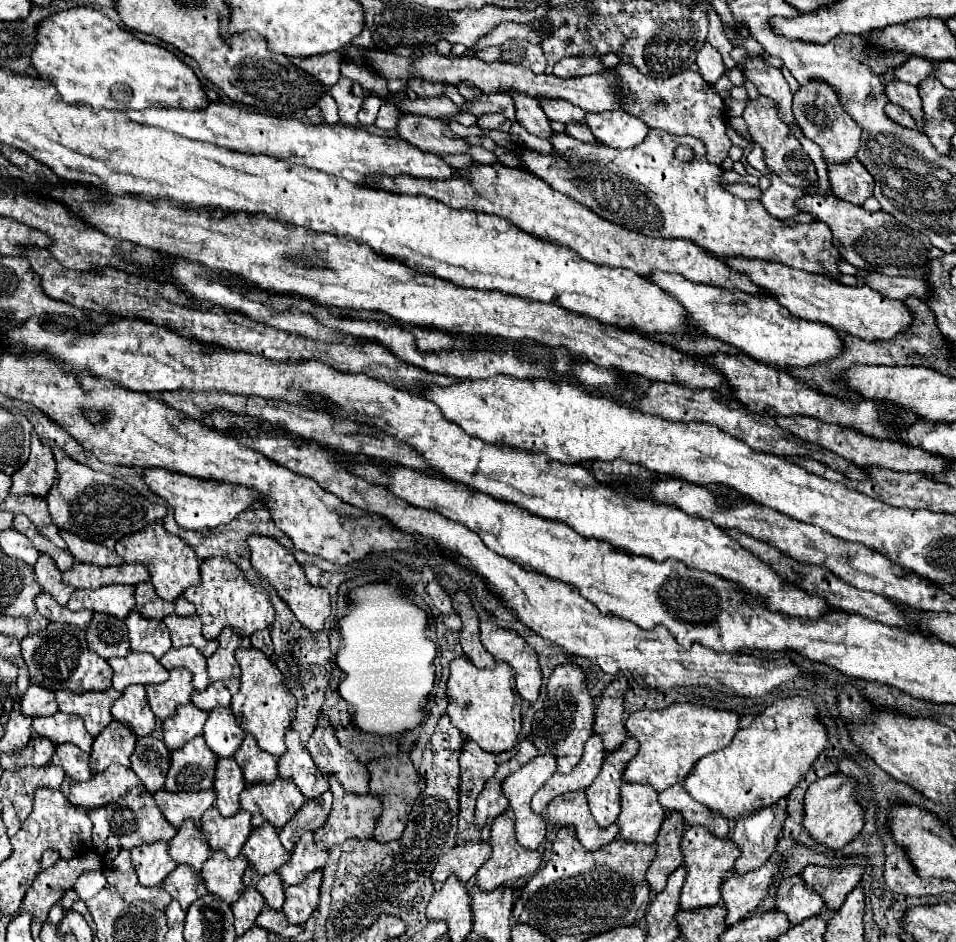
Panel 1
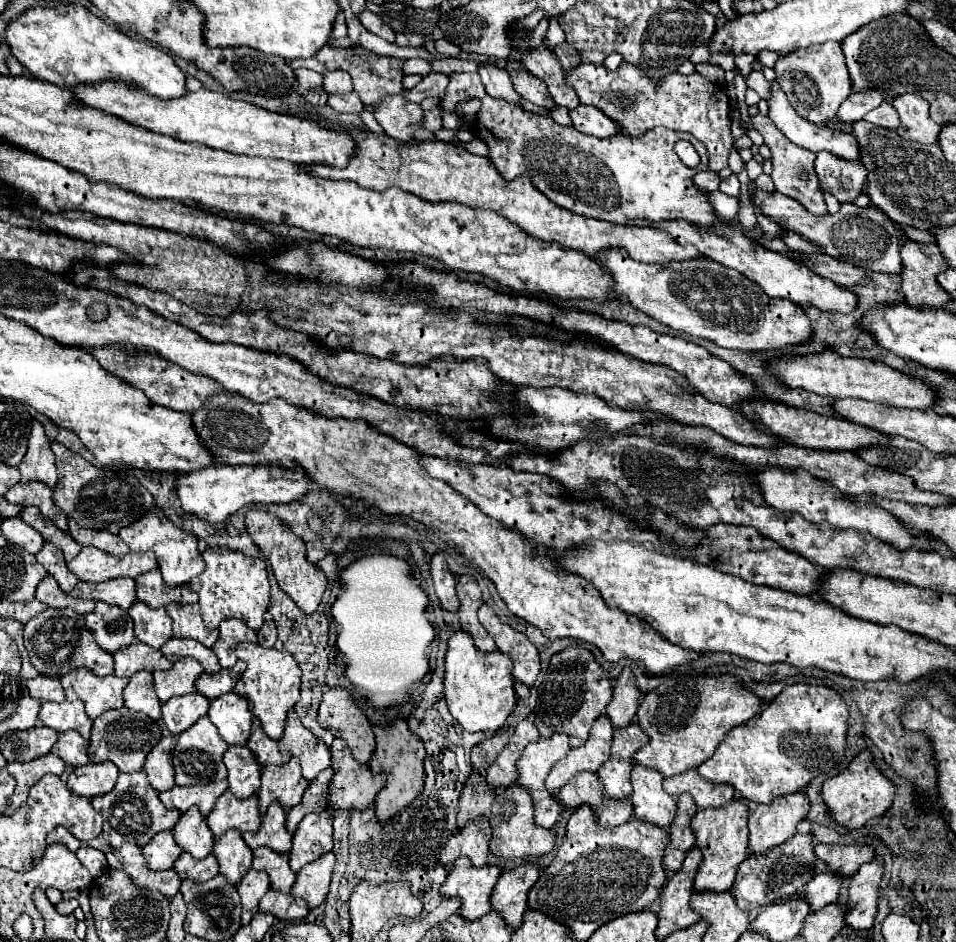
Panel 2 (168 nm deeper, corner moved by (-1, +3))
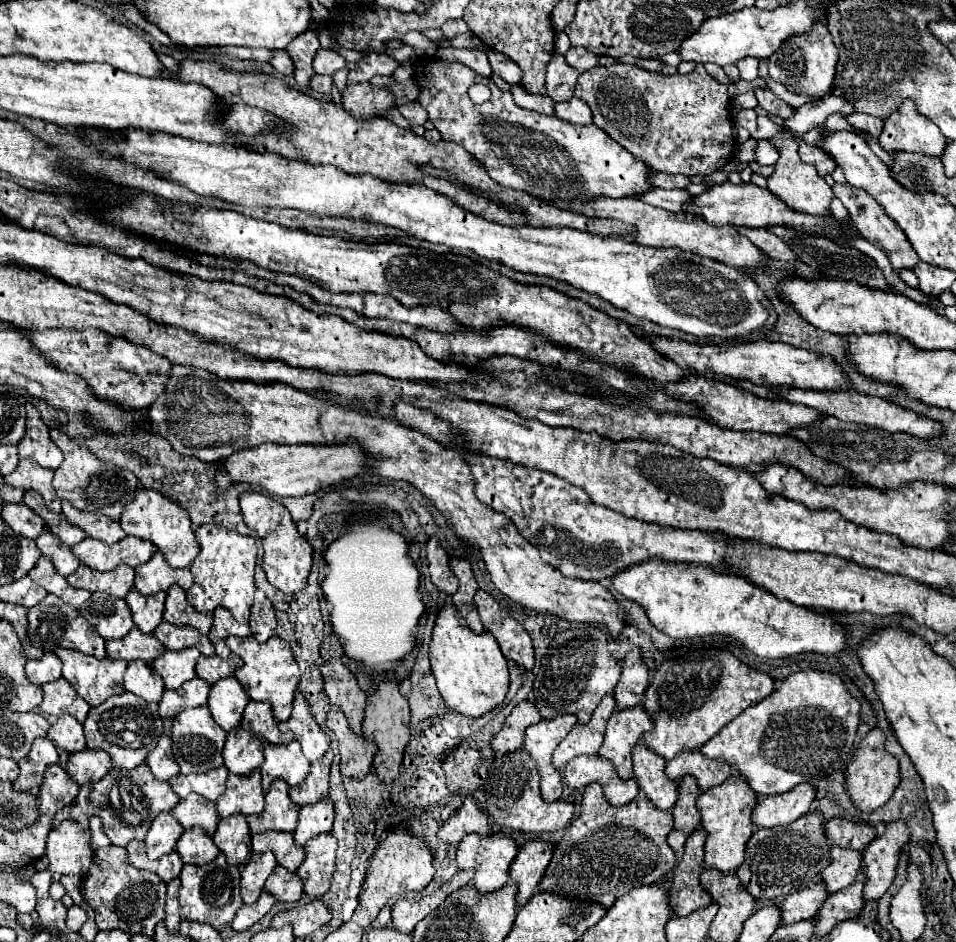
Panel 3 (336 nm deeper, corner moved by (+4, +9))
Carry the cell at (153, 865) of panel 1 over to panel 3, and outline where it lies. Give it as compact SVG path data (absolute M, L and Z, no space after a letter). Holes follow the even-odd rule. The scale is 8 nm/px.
M173 813L157 815L157 819L153 819L151 829L145 837L149 859L159 859L159 857L171 853L183 831L185 829L181 827L181 823L177 823L177 819L173 819Z

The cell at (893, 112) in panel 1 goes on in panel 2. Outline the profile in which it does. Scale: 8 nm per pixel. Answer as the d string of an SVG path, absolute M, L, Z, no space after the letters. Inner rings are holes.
M882 103L878 109L866 113L864 117L866 121L878 125L878 127L886 127L886 129L898 129L898 113L890 103Z

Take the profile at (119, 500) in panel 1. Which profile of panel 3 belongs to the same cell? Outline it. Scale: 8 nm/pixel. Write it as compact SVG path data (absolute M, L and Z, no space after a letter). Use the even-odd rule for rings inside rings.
M57 427L51 429L51 439L65 455L65 459L59 465L59 469L55 471L55 479L53 479L53 487L59 495L59 499L71 501L77 509L83 509L83 511L89 511L89 513L99 513L99 515L105 515L105 517L111 517L111 519L119 521L125 505L133 501L133 495L139 487L137 477L131 471L119 469L113 463L97 459L91 451L77 445L73 439L69 439Z

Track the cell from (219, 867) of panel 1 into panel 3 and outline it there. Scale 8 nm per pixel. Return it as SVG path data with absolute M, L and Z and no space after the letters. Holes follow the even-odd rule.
M231 815L219 821L213 841L227 855L227 861L241 867L251 855L251 831L245 815Z

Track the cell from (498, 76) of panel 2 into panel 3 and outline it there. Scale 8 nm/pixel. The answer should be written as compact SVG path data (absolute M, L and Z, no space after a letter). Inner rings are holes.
M455 47L439 49L437 59L441 59L441 61L461 61L467 67L471 67L473 71L479 71L485 77L491 75L491 65L487 61L487 53L483 51L483 47L475 47L475 49L455 49Z

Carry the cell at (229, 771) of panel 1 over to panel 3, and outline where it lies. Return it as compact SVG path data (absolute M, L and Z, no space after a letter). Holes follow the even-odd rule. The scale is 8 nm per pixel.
M243 727L231 729L223 747L225 767L235 775L249 775L259 769L263 763L263 741L261 735L243 731Z

